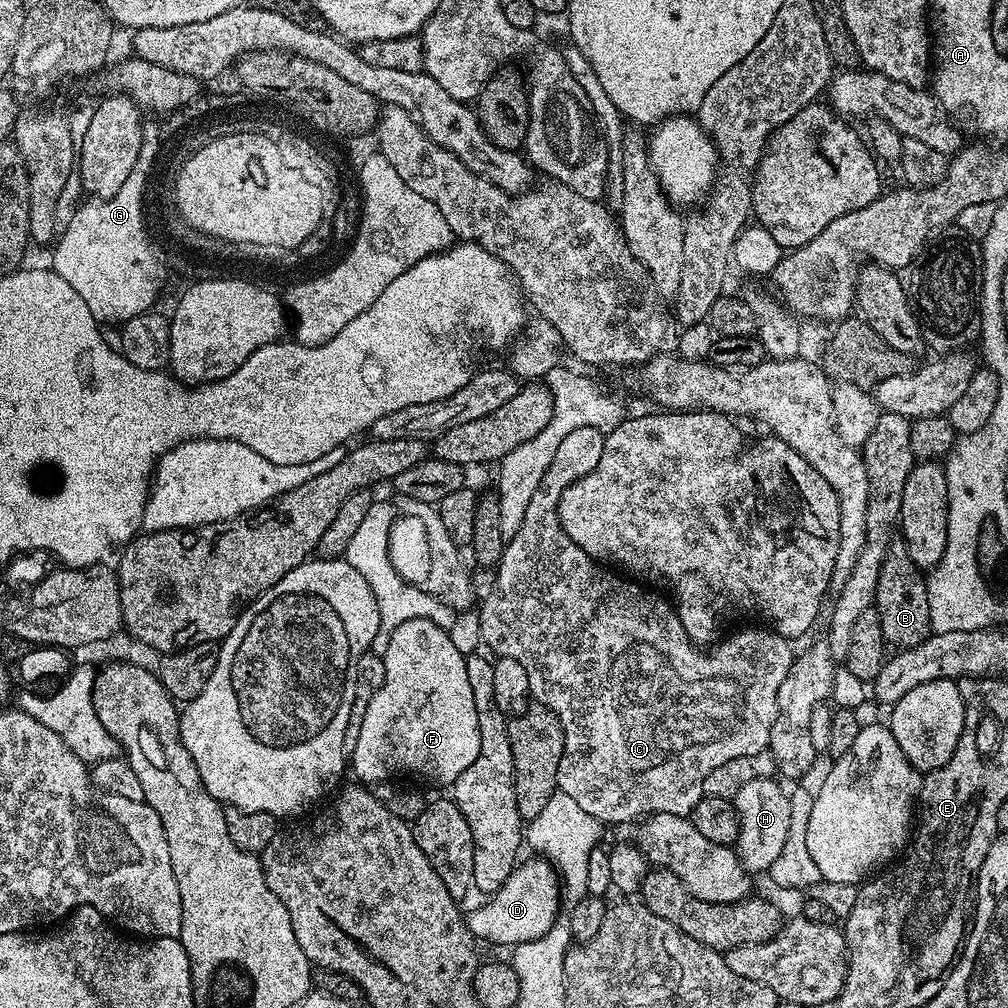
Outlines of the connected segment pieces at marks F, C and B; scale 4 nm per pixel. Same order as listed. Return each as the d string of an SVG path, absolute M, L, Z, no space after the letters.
M410 618L402 622L390 633L390 642L382 650L384 665L386 666L386 678L382 682L380 689L370 698L370 706L366 706L366 714L362 717L362 730L358 730L358 746L350 753L350 768L356 771L355 779L368 786L376 786L379 780L384 780L387 776L392 776L395 772L417 772L420 776L425 776L428 780L437 780L440 784L451 786L456 779L466 770L466 766L472 765L474 758L478 758L480 749L480 739L478 738L478 706L474 706L474 690L470 690L470 677L466 675L466 662L464 656L455 647L454 642L450 642L448 629L440 628L434 622L426 618Z
M584 426L582 430L566 434L566 438L558 445L554 462L550 462L550 470L542 474L542 482L538 482L538 490L534 490L534 498L530 498L530 506L526 506L526 518L522 518L518 534L514 534L514 538L505 543L501 560L494 568L496 581L493 582L484 605L478 608L480 638L483 647L489 648L487 649L489 653L496 652L497 657L505 656L514 658L514 662L522 662L526 678L530 678L531 699L535 703L543 704L559 718L564 731L564 749L562 762L558 762L556 786L559 791L570 794L570 798L574 798L574 802L578 802L578 806L582 806L586 814L590 814L604 826L628 824L631 820L640 822L654 814L691 817L694 806L698 806L698 802L706 794L704 790L706 778L714 770L718 770L718 766L726 766L726 762L731 762L733 758L746 758L768 748L770 730L774 726L778 710L778 686L782 686L782 678L786 678L786 674L792 669L793 645L771 628L759 626L760 628L744 628L733 636L725 635L715 647L705 650L692 643L675 607L659 591L609 570L605 565L593 560L586 554L586 550L579 548L569 538L566 530L562 530L558 502L571 484L586 478L586 474L590 474L594 466L598 466L598 461L602 459L604 438L605 433L601 429Z
M896 538L886 550L886 558L882 562L882 570L876 587L874 607L881 616L881 628L885 645L893 649L913 648L933 635L930 622L930 602L928 601L928 582L925 573L910 562L910 554L904 541Z

